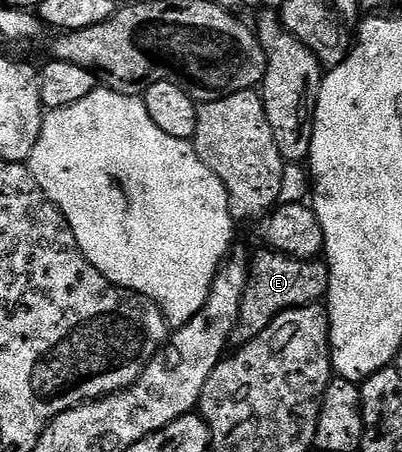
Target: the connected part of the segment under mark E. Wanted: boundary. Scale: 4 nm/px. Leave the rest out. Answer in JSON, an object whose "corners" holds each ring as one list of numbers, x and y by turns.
{"corners":[[272,248,254,253,249,268,249,283,243,292,243,304,239,304,239,318,231,339,234,347,255,340,275,316,296,306,320,303,329,293,329,268,324,261,312,258,292,258]]}

